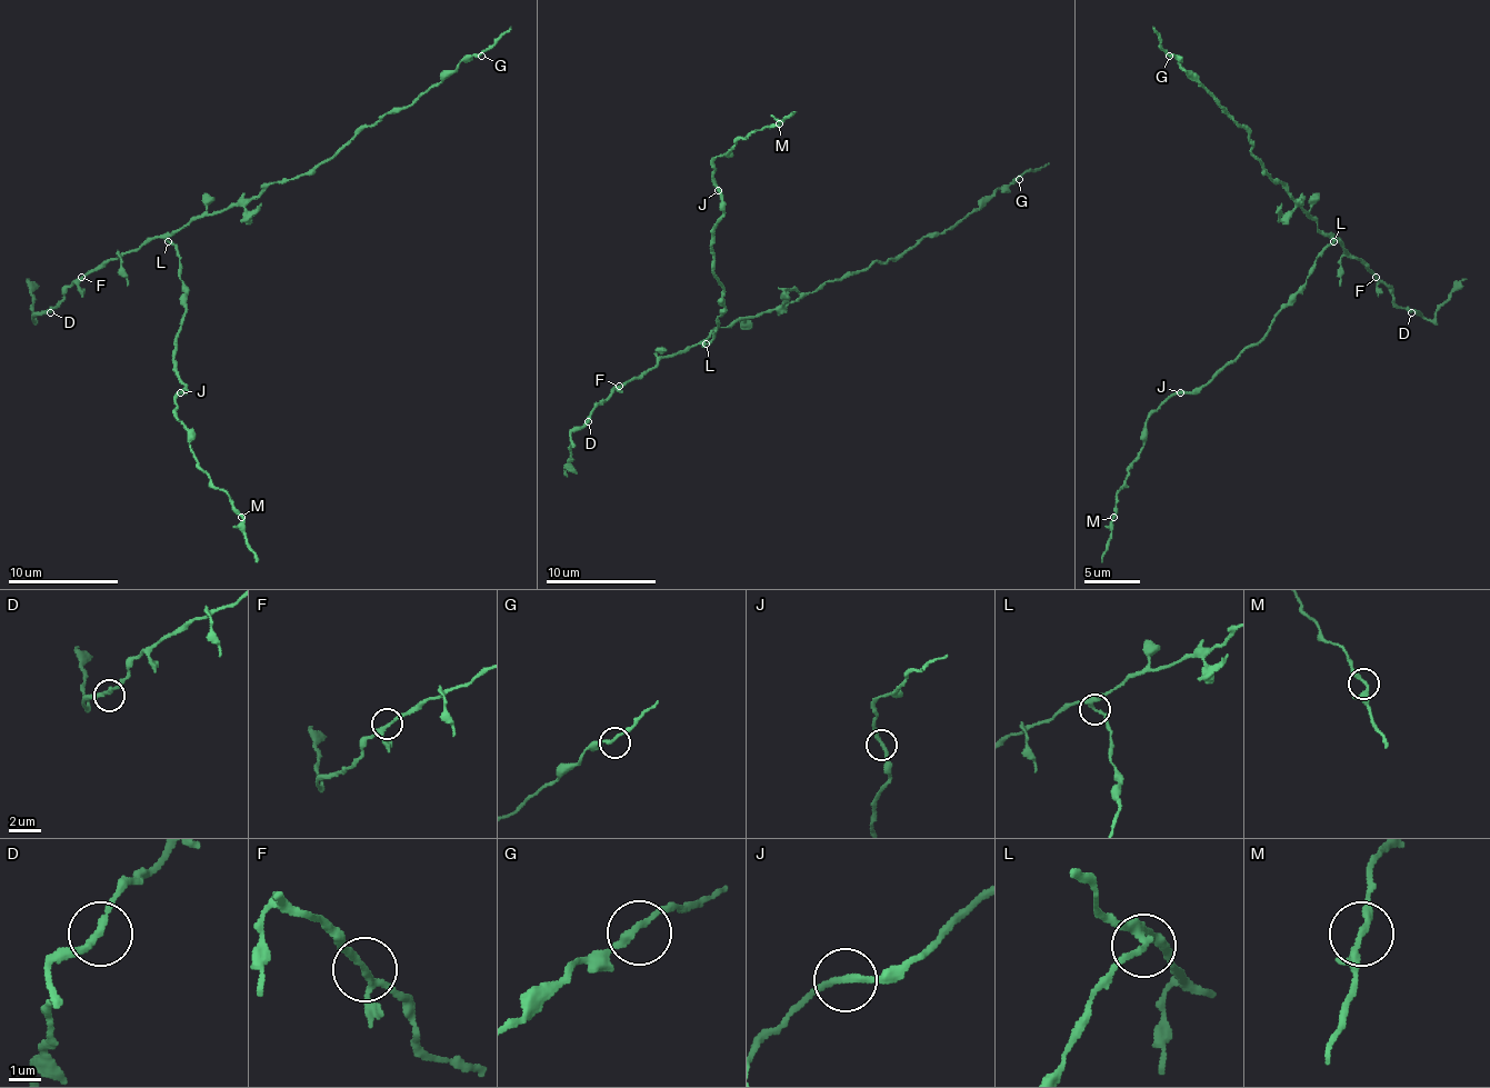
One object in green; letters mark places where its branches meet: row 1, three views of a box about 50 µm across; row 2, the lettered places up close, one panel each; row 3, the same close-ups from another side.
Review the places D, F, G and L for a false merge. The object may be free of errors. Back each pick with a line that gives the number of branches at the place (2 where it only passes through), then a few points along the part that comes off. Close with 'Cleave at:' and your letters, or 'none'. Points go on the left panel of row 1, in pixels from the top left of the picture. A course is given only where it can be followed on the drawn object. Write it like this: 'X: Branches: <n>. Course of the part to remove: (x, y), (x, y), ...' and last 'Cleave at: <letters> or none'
L: Branches: 3. Course of the part to remove: (169, 241), (186, 312), (174, 415), (193, 459), (243, 520), (258, 561)
Cleave at: L

